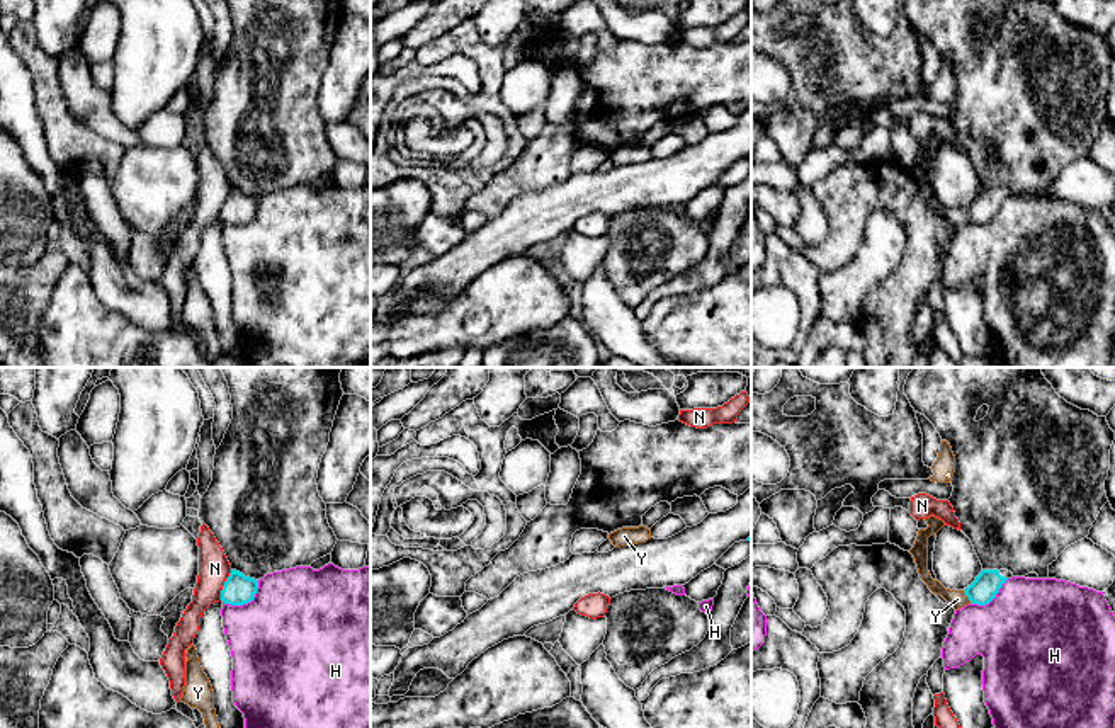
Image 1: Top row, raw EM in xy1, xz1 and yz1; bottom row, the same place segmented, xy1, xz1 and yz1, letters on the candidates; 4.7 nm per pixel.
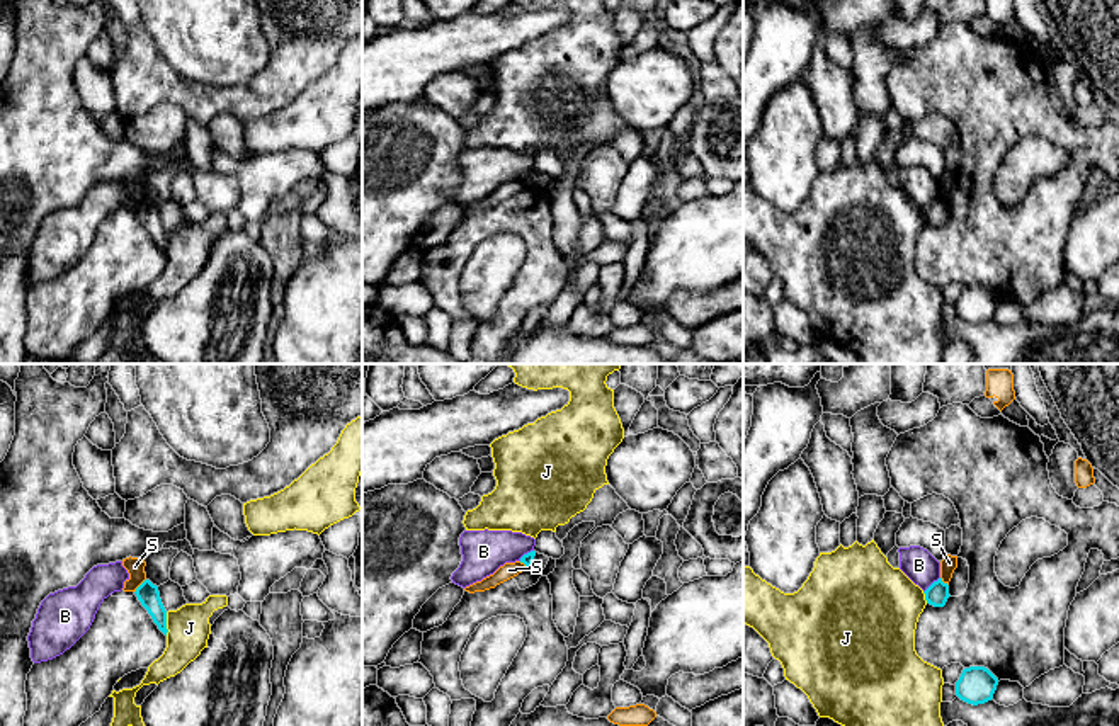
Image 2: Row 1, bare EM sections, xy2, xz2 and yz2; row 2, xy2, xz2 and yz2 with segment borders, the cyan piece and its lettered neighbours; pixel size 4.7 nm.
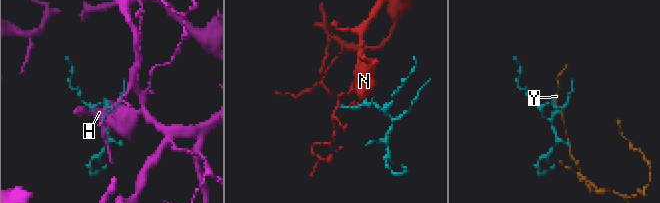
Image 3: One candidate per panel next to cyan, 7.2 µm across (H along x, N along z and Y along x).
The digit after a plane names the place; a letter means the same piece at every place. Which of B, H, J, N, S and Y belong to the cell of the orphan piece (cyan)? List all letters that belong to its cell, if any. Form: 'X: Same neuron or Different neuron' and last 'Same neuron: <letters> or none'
B: Different neuron
H: Different neuron
J: Different neuron
N: Different neuron
S: Different neuron
Y: Different neuron
Same neuron: none

